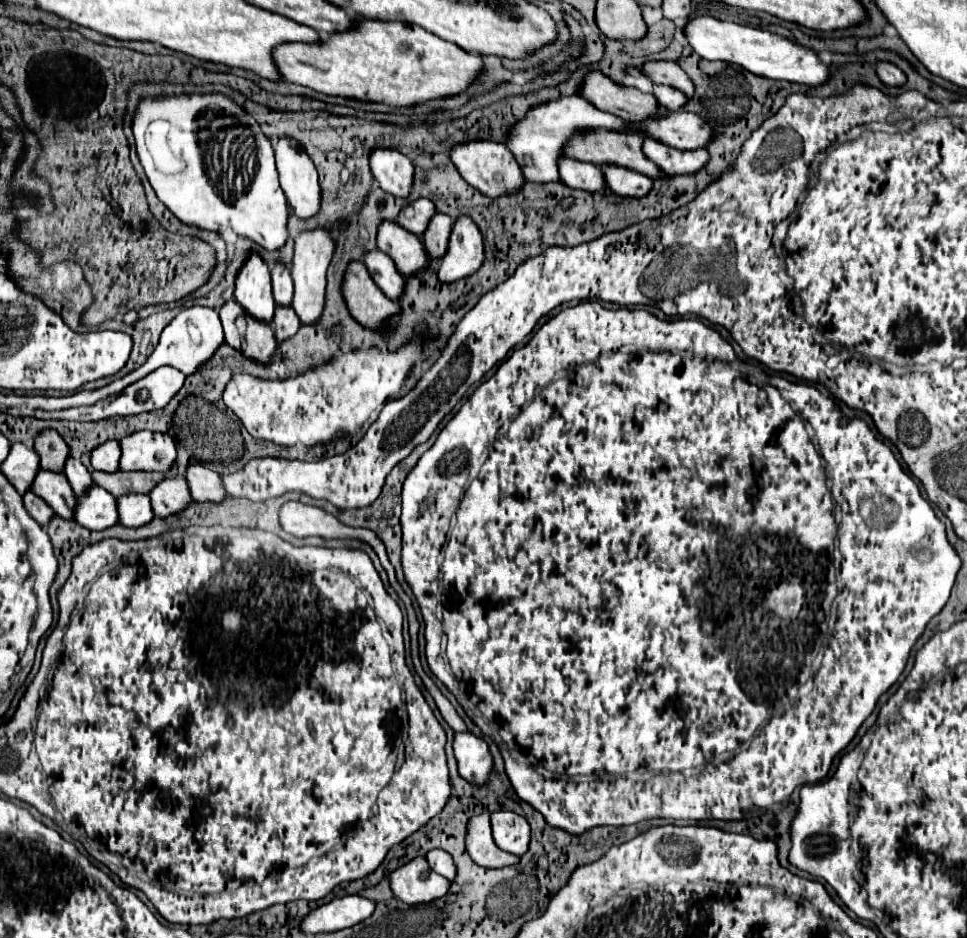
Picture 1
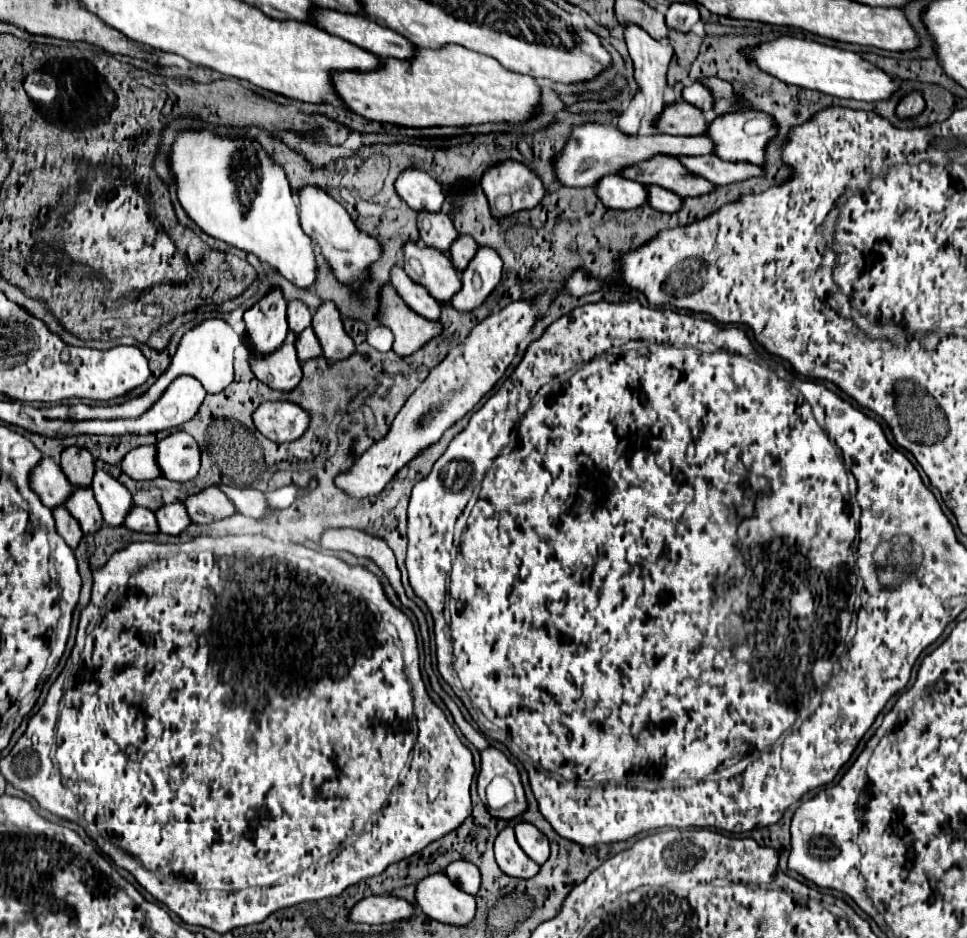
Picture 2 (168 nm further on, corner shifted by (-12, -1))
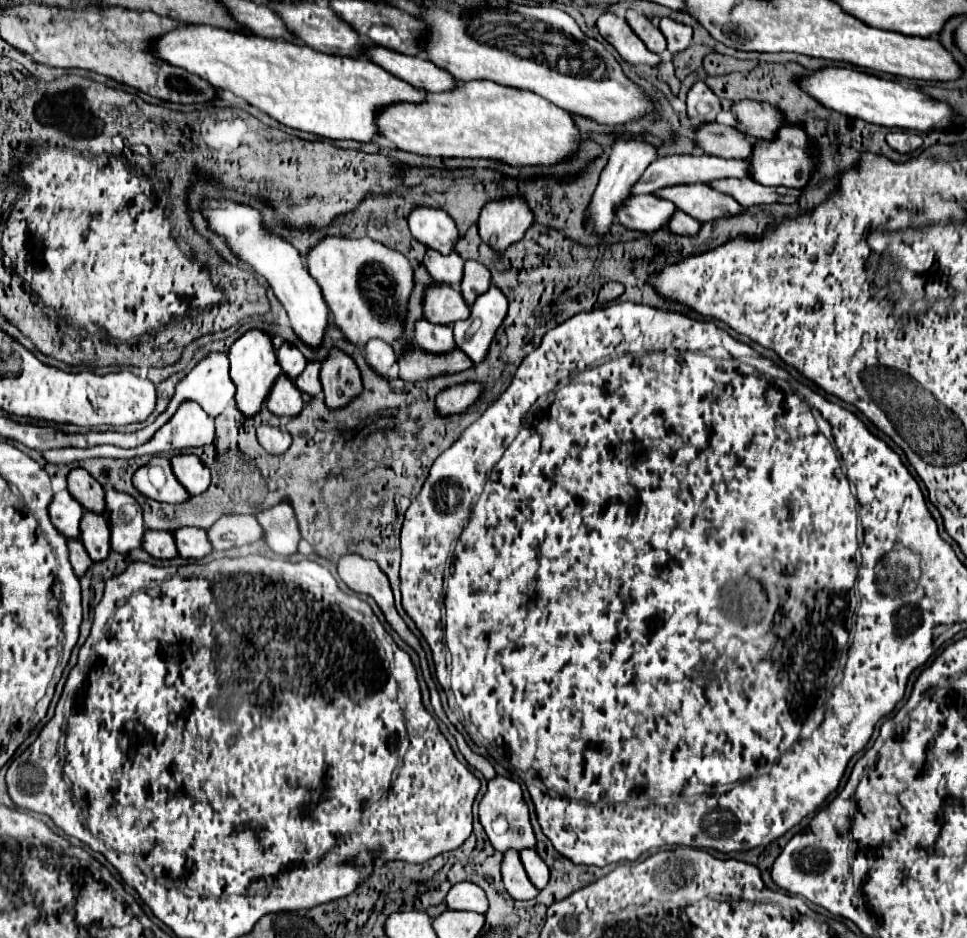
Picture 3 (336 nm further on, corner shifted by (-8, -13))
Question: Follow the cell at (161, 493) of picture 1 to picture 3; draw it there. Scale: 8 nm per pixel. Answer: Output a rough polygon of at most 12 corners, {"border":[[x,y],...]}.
{"border":[[224,515],[208,537],[216,551],[264,539],[254,515]]}

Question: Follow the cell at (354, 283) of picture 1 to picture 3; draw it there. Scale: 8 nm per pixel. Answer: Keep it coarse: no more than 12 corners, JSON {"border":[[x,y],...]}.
{"border":[[422,349],[400,357],[400,379],[428,381],[472,369],[460,351],[432,357]]}

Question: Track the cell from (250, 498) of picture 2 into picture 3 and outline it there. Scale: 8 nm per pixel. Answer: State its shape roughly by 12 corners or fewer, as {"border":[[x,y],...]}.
{"border":[[290,503],[256,517],[264,541],[284,557],[298,553],[302,537]]}

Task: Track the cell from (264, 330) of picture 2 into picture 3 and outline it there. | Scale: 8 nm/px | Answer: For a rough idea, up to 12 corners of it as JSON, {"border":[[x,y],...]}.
{"border":[[252,329],[232,345],[236,409],[260,413],[280,365],[266,333]]}

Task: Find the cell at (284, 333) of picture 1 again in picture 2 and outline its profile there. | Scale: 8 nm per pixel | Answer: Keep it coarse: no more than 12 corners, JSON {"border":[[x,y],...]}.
{"border":[[312,327],[294,337],[300,361],[322,353]]}

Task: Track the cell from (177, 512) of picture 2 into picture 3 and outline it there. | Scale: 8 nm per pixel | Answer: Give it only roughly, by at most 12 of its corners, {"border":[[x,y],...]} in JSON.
{"border":[[178,529],[180,555],[202,559],[212,553],[204,529]]}

